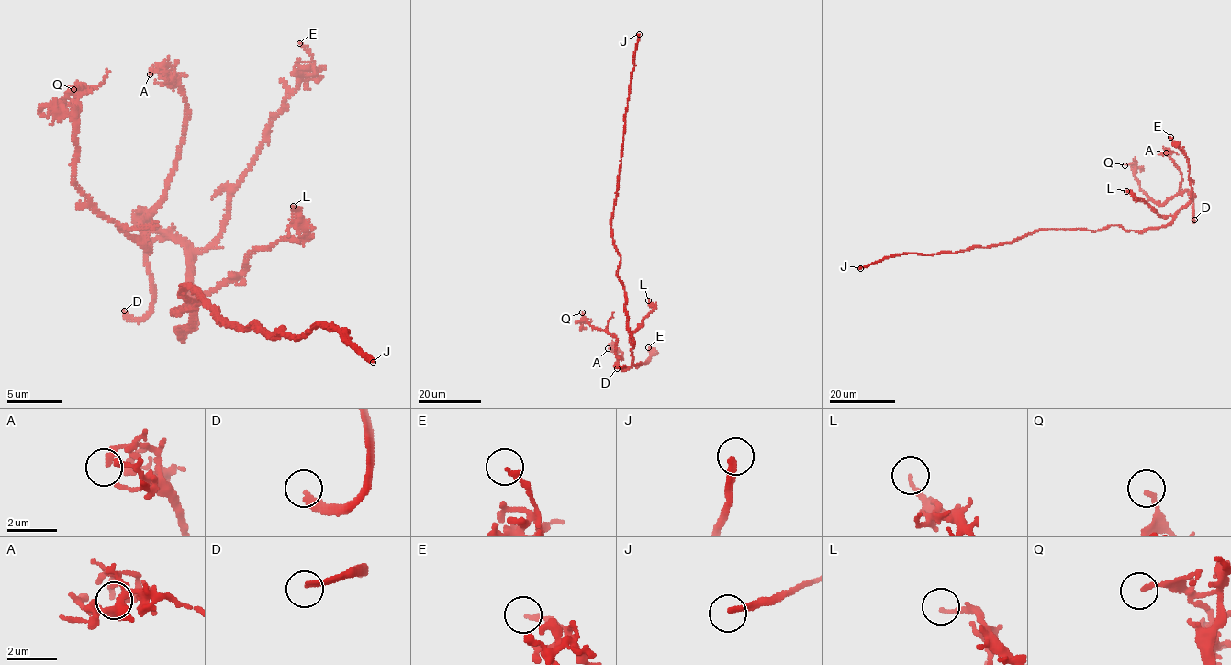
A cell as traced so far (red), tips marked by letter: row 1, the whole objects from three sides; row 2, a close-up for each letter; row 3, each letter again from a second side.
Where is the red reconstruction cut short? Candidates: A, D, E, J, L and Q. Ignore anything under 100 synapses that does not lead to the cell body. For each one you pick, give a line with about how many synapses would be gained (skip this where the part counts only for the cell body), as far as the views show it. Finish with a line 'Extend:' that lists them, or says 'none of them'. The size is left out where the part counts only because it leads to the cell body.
J: 300 synapses
Extend: D, J

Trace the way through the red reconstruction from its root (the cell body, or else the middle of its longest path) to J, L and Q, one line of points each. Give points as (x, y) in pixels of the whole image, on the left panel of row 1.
J: (190, 309), (198, 300), (183, 295), (188, 284), (220, 320), (301, 338), (333, 325), (373, 362)
L: (190, 309), (173, 313), (193, 306), (178, 334), (194, 317), (187, 297), (303, 235), (293, 206)
Q: (190, 309), (178, 334), (194, 317), (184, 248), (147, 212), (145, 248), (74, 179), (73, 89)

